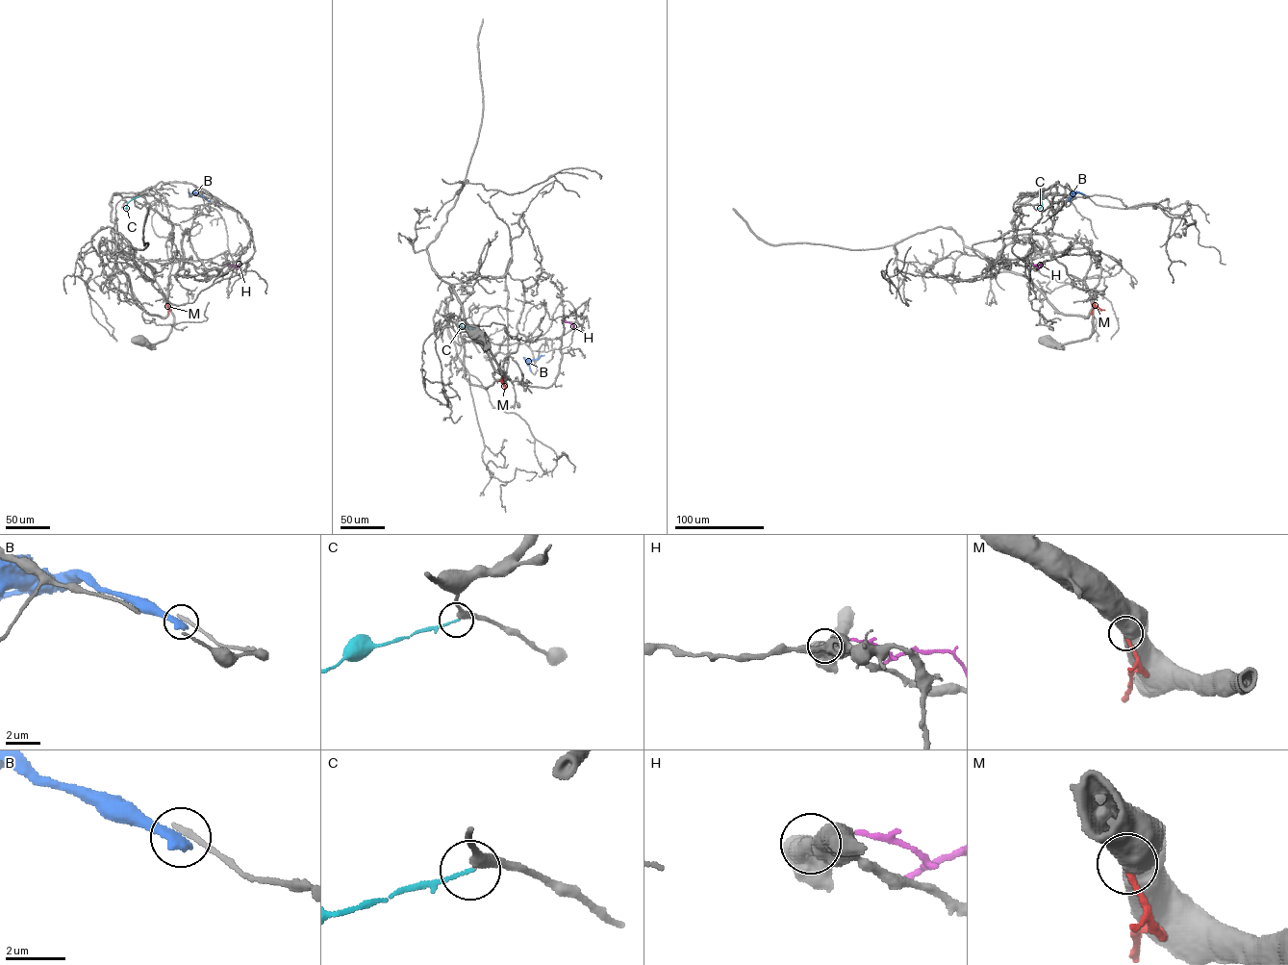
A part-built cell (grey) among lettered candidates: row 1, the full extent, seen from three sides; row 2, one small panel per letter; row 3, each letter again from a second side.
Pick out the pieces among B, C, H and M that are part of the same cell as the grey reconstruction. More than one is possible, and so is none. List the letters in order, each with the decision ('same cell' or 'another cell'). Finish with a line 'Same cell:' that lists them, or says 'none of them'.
B: another cell
C: same cell
H: another cell
M: another cell
Same cell: C

